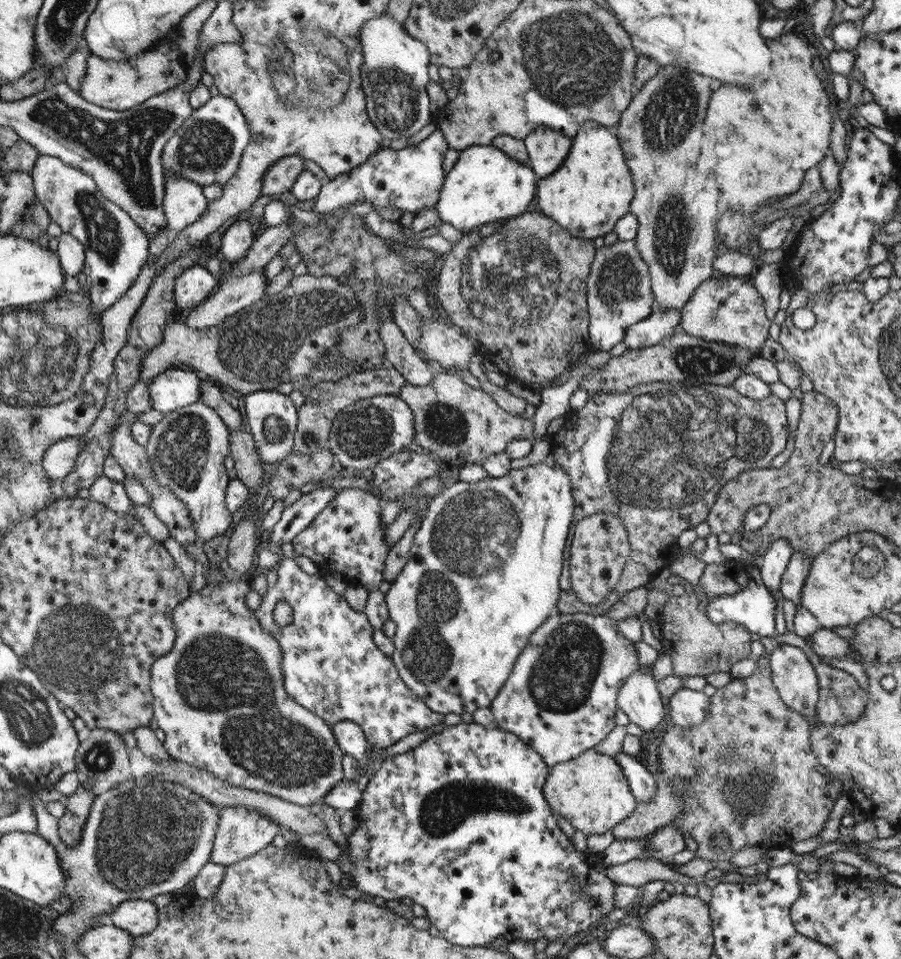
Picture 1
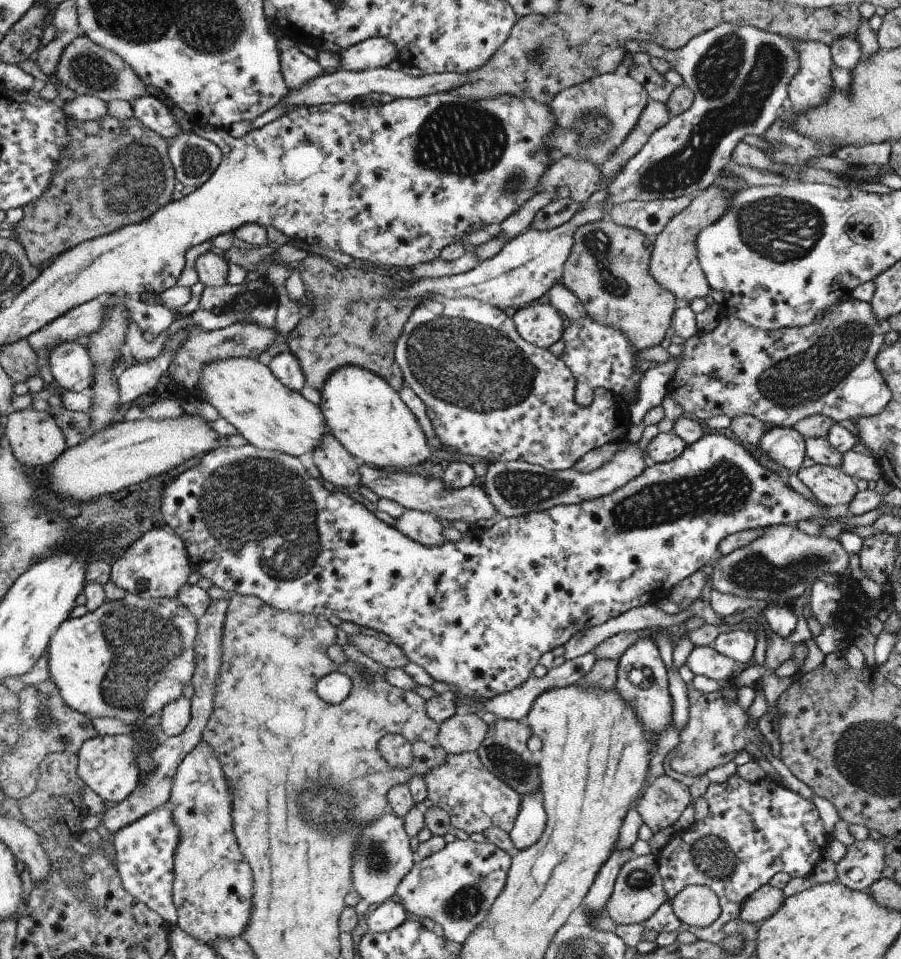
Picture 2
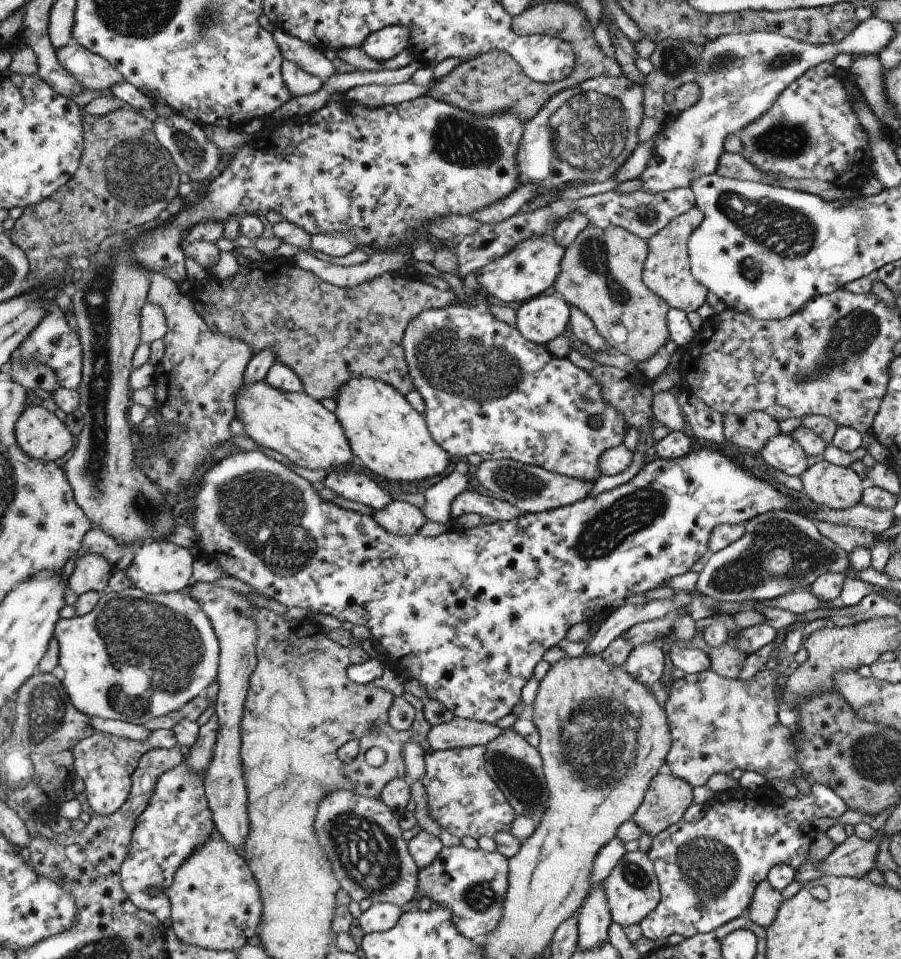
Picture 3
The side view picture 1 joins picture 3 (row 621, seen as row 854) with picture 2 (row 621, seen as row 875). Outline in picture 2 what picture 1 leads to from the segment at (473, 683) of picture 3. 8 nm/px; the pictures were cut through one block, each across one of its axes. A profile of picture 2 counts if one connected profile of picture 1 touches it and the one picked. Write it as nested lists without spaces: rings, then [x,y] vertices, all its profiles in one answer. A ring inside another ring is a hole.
[[[719,431],[716,434],[703,435],[696,443],[688,445],[674,460],[657,463],[652,468],[647,467],[637,478],[611,494],[578,505],[557,505],[546,511],[535,511],[520,517],[503,517],[492,528],[484,529],[480,536],[476,532],[466,533],[460,540],[446,541],[442,545],[419,544],[401,534],[395,527],[379,520],[366,506],[348,495],[336,491],[330,493],[318,479],[309,476],[298,457],[258,449],[249,443],[238,448],[216,446],[206,453],[200,464],[178,476],[164,492],[162,516],[167,528],[185,541],[193,560],[193,570],[213,585],[233,594],[256,596],[280,611],[321,615],[326,619],[337,616],[365,631],[384,633],[390,638],[390,643],[404,652],[409,662],[423,667],[434,681],[456,686],[456,701],[484,703],[493,696],[502,695],[525,684],[541,656],[563,646],[575,633],[602,625],[632,608],[647,603],[655,604],[666,598],[674,586],[714,560],[720,542],[728,535],[773,525],[794,525],[816,516],[830,519],[831,513],[817,501],[796,493],[780,476],[762,467],[746,446]]]

